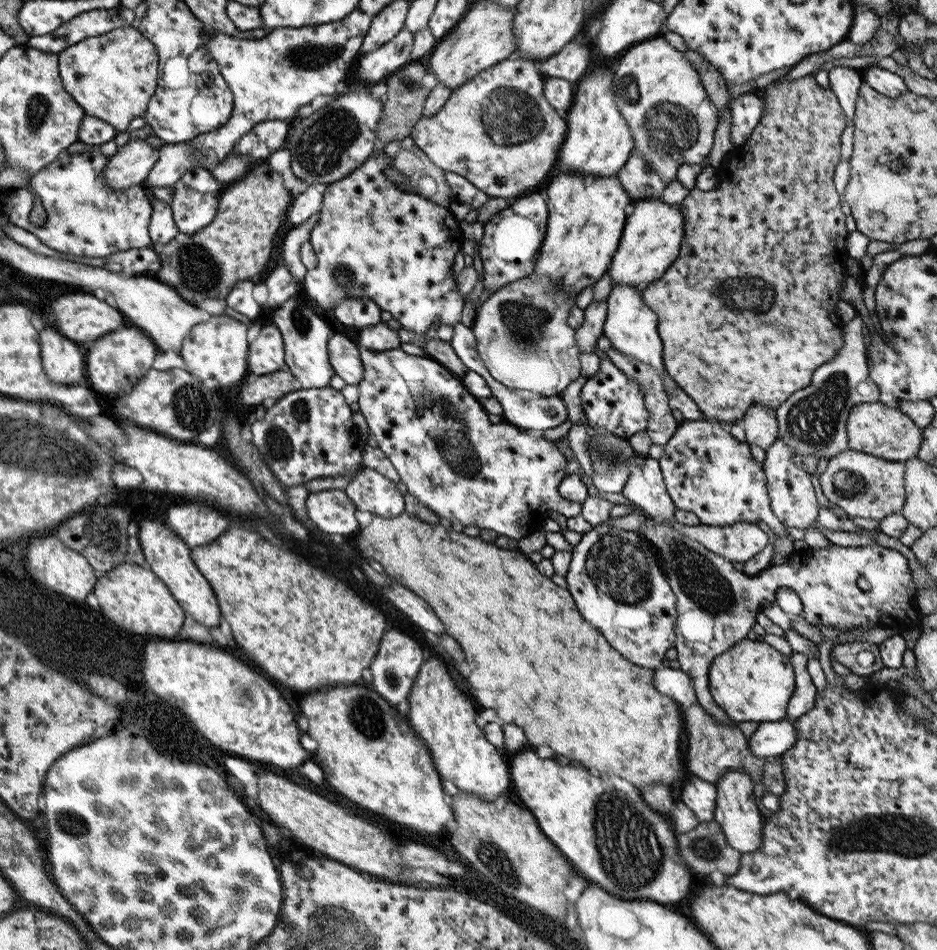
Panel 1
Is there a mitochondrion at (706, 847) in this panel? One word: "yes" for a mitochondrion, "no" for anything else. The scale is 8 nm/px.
yes

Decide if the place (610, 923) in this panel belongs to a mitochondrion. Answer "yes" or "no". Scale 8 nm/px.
no

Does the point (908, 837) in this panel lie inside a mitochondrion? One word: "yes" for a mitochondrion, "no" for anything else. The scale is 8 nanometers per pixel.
yes

